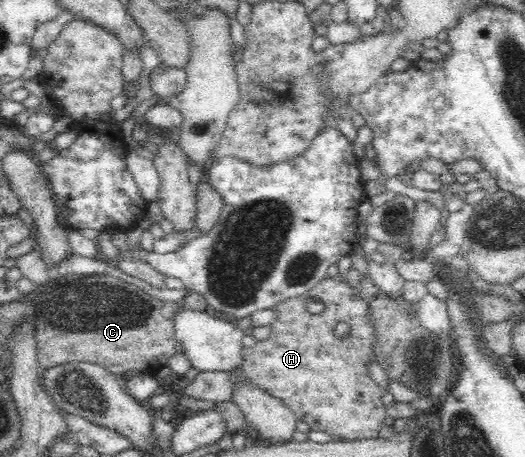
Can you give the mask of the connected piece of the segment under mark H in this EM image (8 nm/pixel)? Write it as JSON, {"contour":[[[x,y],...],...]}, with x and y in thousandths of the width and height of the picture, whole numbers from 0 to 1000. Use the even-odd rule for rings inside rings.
{"contour":[[[655,602],[623,606],[587,639],[566,650],[530,659],[514,678],[522,687],[518,707],[510,711],[510,737],[499,746],[486,746],[480,759],[463,759],[465,794],[457,812],[442,814],[381,814],[366,838],[345,860],[394,882],[442,880],[444,864],[465,845],[491,849],[510,860],[510,867],[533,875],[564,919],[585,926],[592,943],[617,943],[619,947],[661,956],[661,961],[686,963],[716,958],[730,919],[737,912],[735,891],[728,884],[730,856],[709,832],[709,803],[718,794],[714,755],[718,753],[718,720],[710,702],[712,683],[707,661],[690,656],[690,641],[678,628],[667,628]],[[608,650],[619,665],[619,678],[606,689],[594,689],[581,672],[583,654]],[[648,702],[669,713],[669,726],[659,742],[634,733],[634,713]]]}

